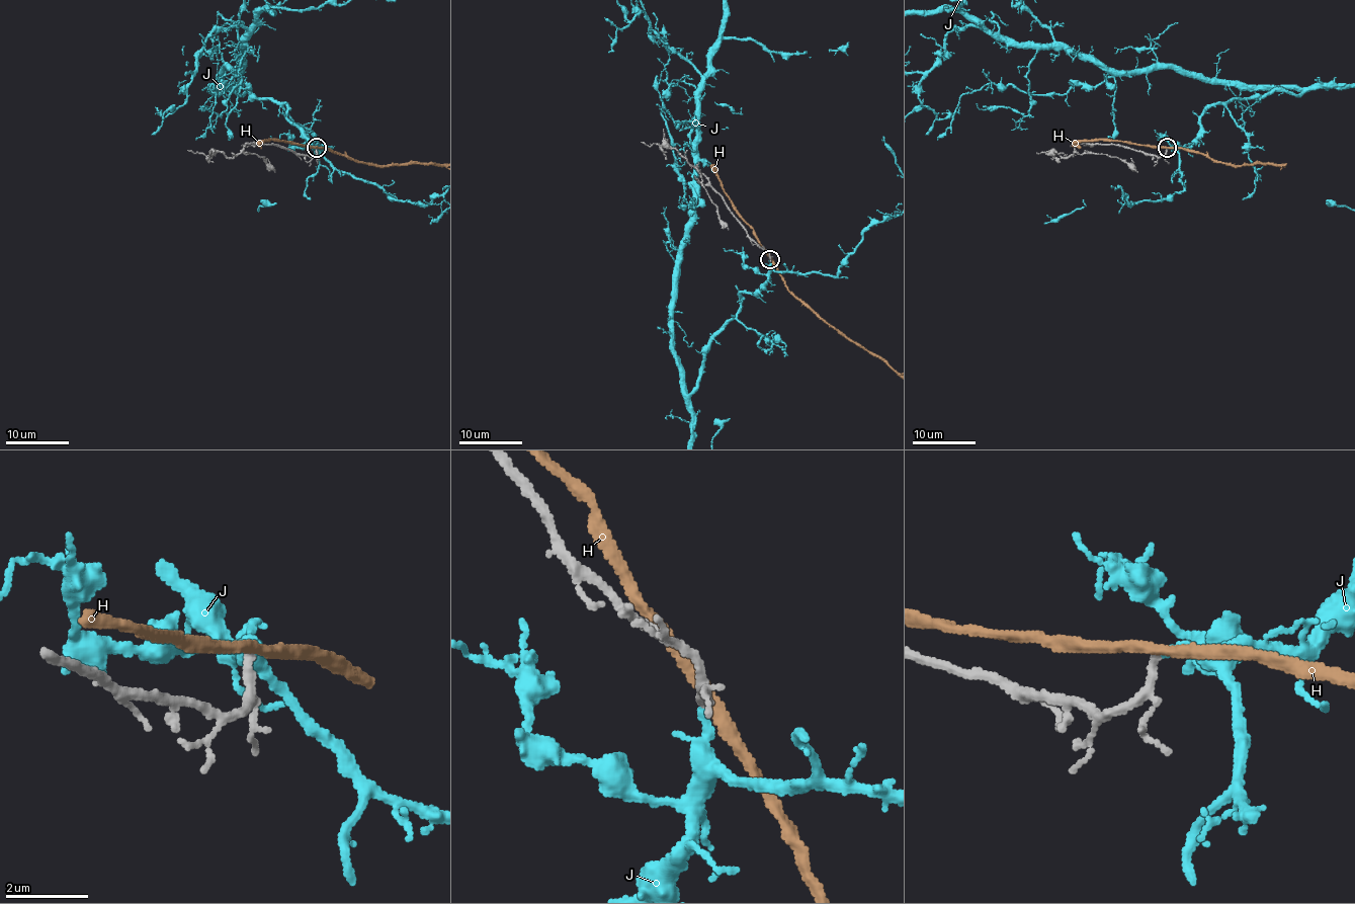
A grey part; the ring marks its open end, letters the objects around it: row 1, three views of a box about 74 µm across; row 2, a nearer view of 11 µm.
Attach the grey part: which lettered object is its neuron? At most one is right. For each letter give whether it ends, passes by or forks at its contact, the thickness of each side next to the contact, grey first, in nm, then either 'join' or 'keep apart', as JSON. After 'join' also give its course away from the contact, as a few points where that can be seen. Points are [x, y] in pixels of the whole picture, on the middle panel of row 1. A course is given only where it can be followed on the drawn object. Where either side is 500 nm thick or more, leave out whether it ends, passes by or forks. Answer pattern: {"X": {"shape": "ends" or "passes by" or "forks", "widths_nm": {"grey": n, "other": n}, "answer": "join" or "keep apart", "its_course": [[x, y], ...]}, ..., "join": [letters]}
{"H": {"shape": "passes by", "widths_nm": {"grey": 160, "other": 280}, "answer": "keep apart"}, "J": {"shape": "passes by", "widths_nm": {"grey": 160, "other": 150}, "answer": "join"}, "join": ["J"]}

